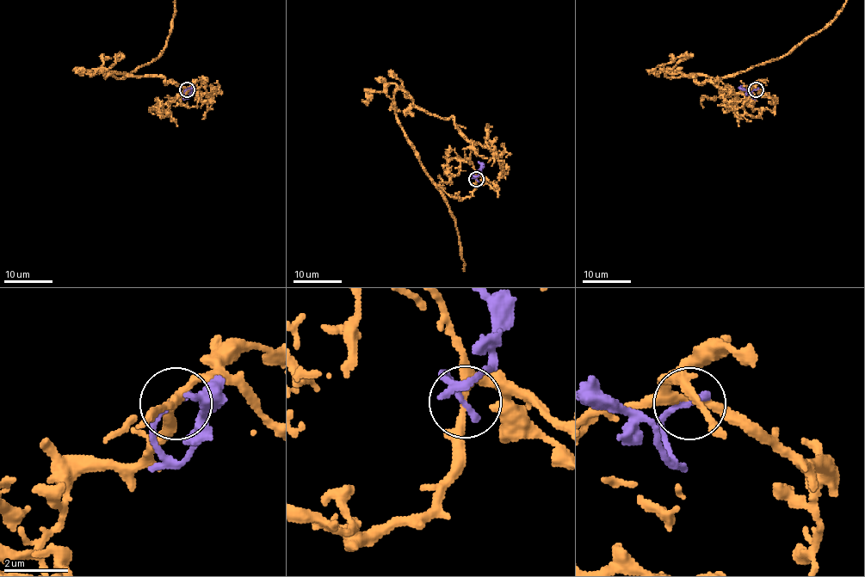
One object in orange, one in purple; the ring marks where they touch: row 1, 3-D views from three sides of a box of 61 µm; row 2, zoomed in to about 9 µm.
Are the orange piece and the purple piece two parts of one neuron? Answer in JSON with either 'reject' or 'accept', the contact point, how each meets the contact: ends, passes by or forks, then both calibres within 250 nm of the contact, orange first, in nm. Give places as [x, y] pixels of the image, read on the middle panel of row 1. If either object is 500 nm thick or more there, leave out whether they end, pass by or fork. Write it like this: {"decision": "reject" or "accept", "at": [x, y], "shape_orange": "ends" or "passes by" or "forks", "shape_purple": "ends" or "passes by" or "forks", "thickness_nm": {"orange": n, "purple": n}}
{"decision": "reject", "at": [476, 179], "shape_orange": "forks", "shape_purple": "ends", "thickness_nm": {"orange": 200, "purple": 240}}

